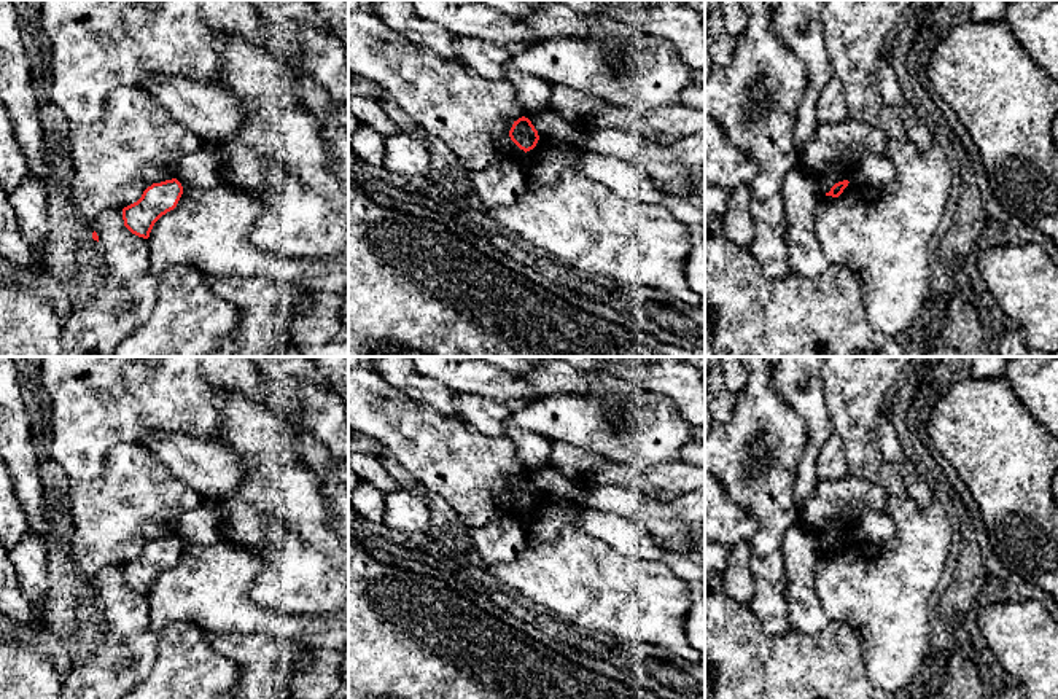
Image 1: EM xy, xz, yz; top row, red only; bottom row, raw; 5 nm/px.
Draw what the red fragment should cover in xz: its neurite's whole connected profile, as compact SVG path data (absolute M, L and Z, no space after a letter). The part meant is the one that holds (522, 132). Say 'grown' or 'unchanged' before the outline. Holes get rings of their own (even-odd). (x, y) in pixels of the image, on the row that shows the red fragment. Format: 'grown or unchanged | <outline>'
unchanged | M525 116L514 121L509 131L509 137L525 153L533 150L539 140L538 131L531 124L531 121Z

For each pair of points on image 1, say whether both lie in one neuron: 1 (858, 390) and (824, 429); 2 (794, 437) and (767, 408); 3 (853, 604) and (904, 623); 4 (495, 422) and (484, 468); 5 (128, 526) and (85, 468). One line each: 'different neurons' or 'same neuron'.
1: different neurons
2: same neuron
3: same neuron
4: different neurons
5: different neurons

